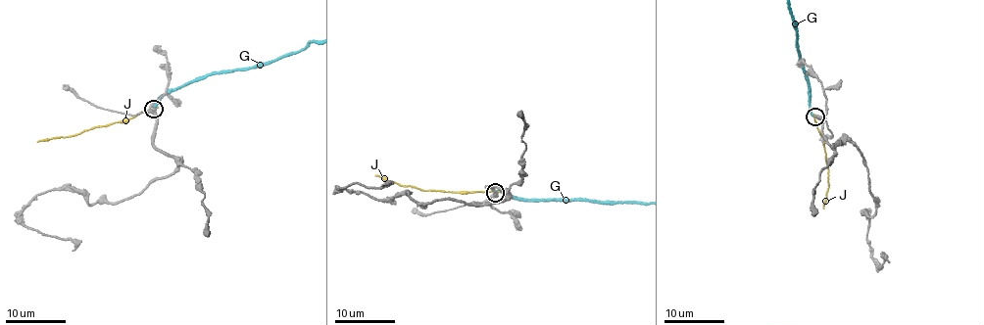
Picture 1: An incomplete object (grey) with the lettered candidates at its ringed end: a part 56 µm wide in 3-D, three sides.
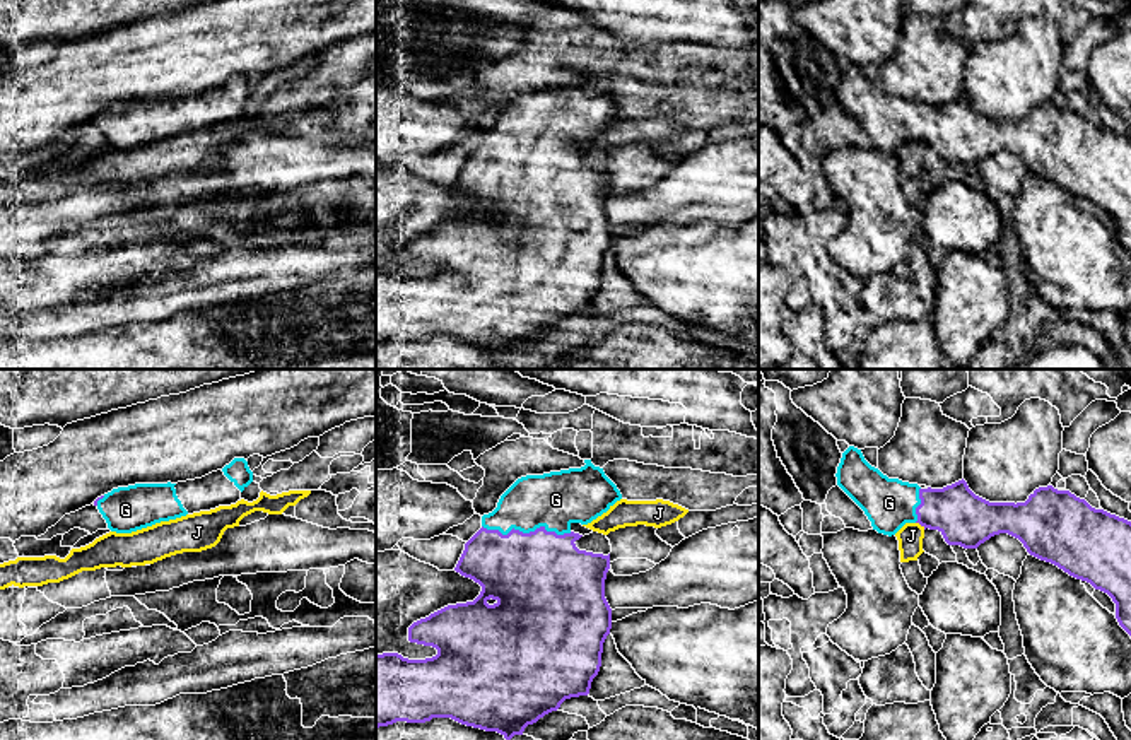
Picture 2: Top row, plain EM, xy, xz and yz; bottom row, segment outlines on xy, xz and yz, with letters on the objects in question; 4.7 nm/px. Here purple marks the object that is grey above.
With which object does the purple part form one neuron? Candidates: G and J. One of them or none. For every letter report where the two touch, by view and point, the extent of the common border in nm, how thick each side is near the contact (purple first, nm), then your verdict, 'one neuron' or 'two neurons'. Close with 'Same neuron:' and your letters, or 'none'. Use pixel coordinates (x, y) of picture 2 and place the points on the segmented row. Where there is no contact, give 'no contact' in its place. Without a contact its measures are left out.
G: contact xz (527, 534); length 420 nm; calibres 460 and 260 nm; one neuron
J: contact yz (921, 525); length 60 nm; calibres 260 and 120 nm; two neurons
Same neuron: G

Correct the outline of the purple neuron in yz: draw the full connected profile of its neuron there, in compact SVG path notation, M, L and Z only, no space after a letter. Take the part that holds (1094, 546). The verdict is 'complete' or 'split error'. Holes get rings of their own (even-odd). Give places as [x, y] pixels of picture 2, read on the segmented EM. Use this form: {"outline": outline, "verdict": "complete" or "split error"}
{"outline": "M849 446L837 467L837 485L864 511L873 530L895 535L905 523L938 530L948 545L977 549L994 535L1018 538L1027 552L1069 576L1090 583L1116 603L1116 619L1131 636L1131 521L1092 508L1085 499L1052 485L1035 489L1025 502L989 502L976 496L962 479L943 489L888 479L871 467L861 449Z", "verdict": "split error"}

